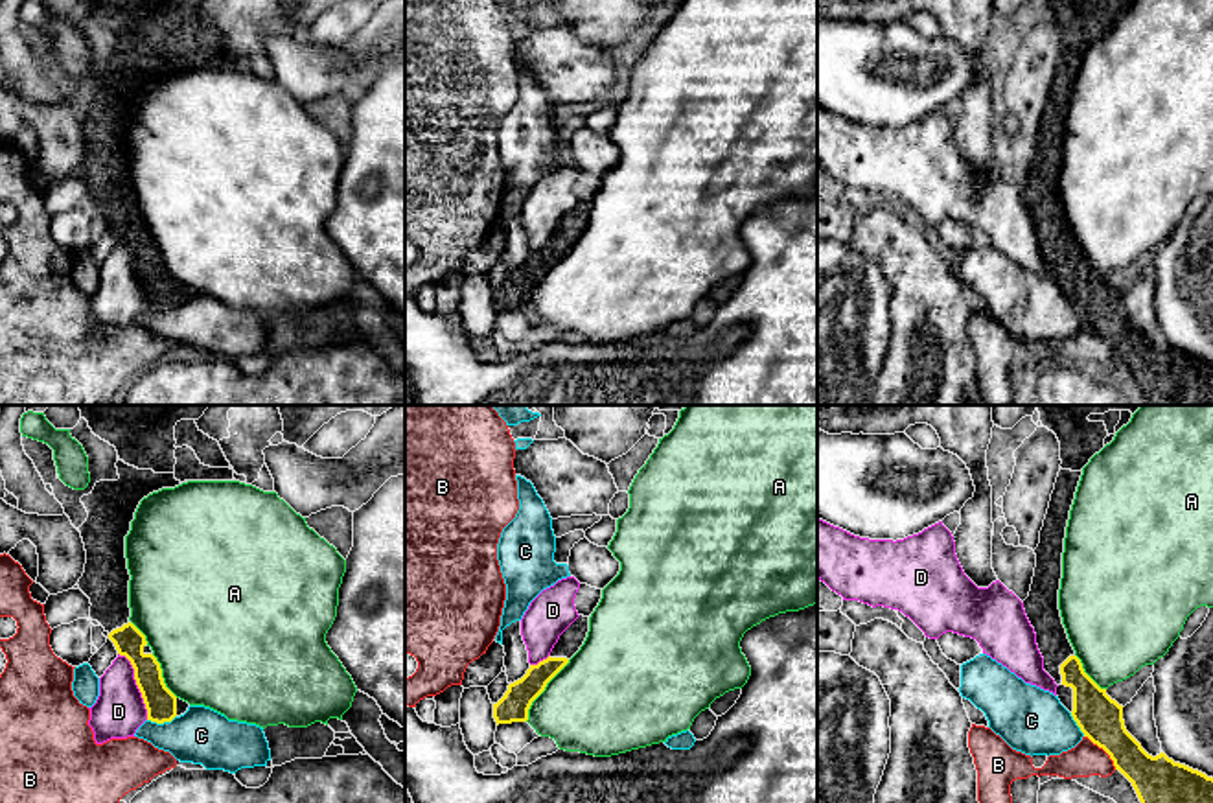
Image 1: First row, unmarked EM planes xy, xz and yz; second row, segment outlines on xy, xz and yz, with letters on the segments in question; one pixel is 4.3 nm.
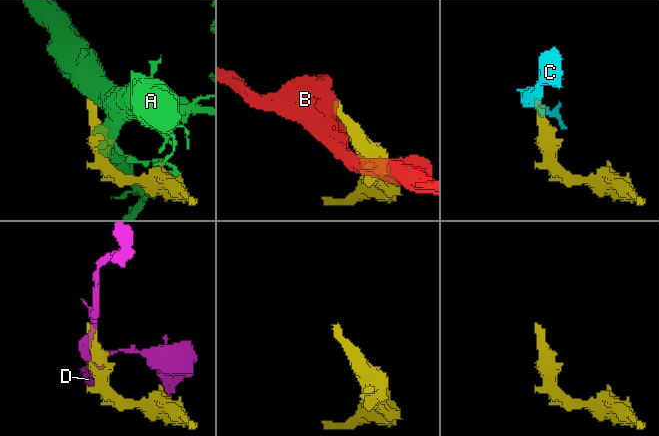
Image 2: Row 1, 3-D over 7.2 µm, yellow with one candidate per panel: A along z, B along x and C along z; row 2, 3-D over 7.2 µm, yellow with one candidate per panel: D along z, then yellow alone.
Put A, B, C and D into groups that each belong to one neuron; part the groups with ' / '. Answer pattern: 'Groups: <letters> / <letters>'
Groups: A / B / C / D

